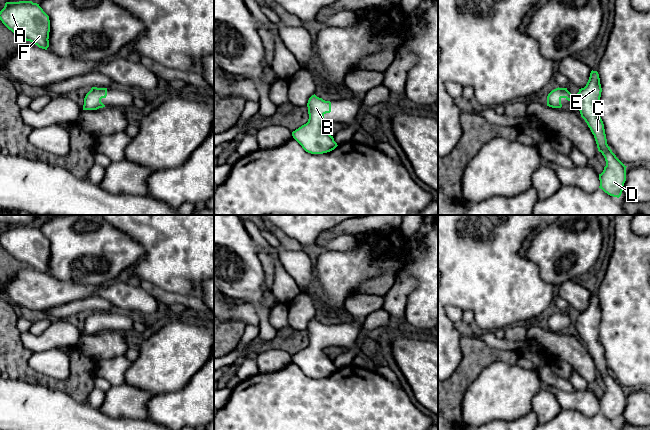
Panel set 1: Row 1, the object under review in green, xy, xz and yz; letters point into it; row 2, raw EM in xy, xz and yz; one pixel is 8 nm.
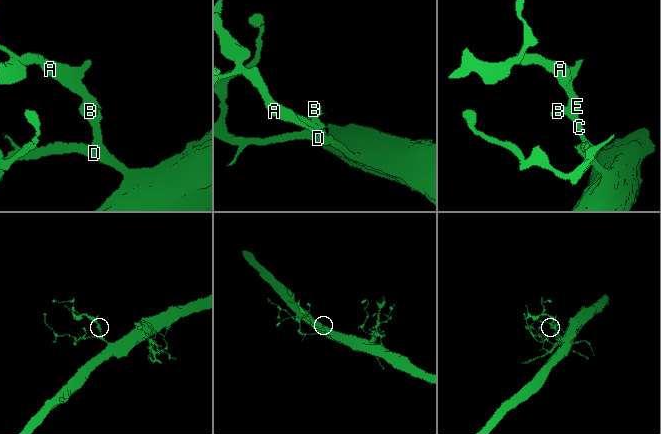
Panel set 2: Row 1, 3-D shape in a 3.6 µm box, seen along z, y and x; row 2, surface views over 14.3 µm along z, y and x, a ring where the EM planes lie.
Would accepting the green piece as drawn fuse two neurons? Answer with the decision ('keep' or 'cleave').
keep

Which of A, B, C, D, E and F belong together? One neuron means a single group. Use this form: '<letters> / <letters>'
A B C D E F

